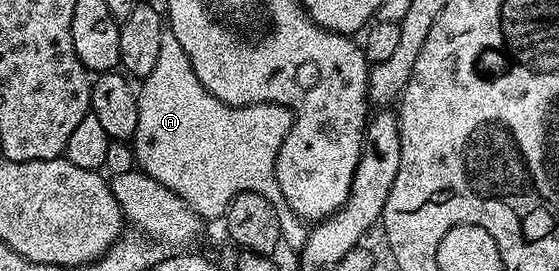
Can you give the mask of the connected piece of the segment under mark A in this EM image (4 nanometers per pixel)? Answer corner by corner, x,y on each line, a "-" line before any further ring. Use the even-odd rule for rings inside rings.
171,31
164,32
162,47
158,50
158,63
154,63
154,71
150,71
150,75
146,75
138,85
138,127
134,138
137,166
146,175
158,179
158,183
170,187
170,191
181,197
188,208
205,222
215,217
216,220
223,218
228,212
228,204
240,193
262,195
262,199
270,199
270,203
274,203
274,211
278,211
283,244
289,245
293,251
303,249
309,226
302,223
302,219
285,203
276,182
276,157
292,126
292,110
268,99
240,103
244,105
227,105
226,102
224,97
216,97
202,87
178,39
174,39

